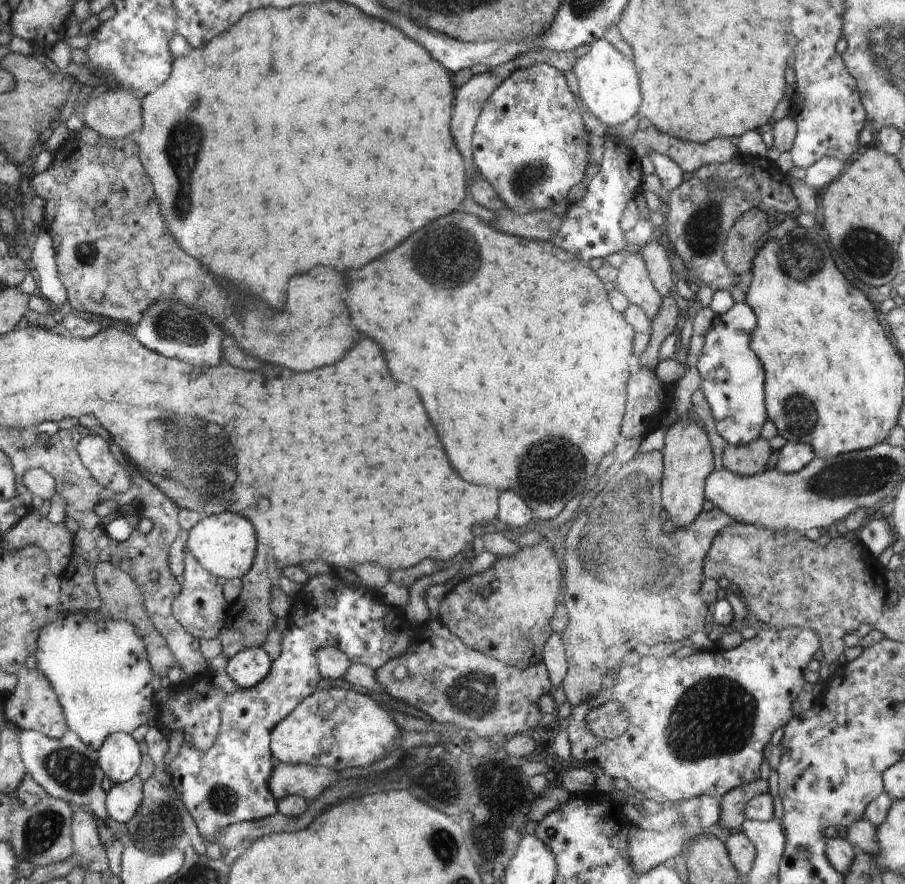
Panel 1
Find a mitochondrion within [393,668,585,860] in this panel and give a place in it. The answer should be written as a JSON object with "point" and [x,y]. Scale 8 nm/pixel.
{"point":[439,783]}

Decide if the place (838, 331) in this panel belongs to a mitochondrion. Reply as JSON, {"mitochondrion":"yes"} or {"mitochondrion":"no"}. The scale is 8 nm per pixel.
{"mitochondrion":"no"}

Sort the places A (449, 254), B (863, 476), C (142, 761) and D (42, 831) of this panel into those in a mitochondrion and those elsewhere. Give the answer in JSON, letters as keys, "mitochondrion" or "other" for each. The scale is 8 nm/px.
{"A":"mitochondrion","B":"mitochondrion","C":"other","D":"mitochondrion"}

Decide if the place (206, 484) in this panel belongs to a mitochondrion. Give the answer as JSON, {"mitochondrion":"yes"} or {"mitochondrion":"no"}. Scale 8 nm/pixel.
{"mitochondrion":"yes"}

